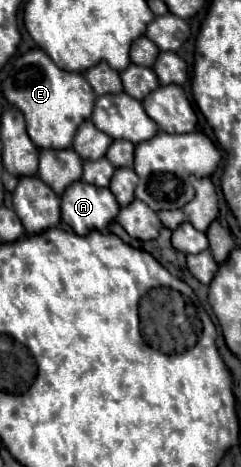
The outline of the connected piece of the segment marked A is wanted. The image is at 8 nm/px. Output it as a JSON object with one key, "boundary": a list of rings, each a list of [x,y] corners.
{"boundary":[[[75,181],[61,197],[61,219],[77,233],[103,231],[117,217],[119,203],[109,189]]]}

